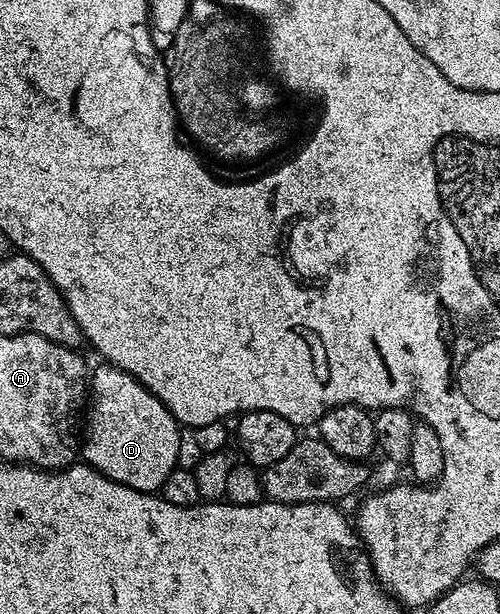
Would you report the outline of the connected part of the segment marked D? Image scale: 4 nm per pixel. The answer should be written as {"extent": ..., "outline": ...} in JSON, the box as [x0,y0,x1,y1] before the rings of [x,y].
{"extent":[80,362,180,493],"outline":[[[102,362],[95,370],[93,367],[80,448],[81,457],[91,468],[118,484],[155,493],[177,467],[180,431],[167,407],[134,376],[109,362]]]}

